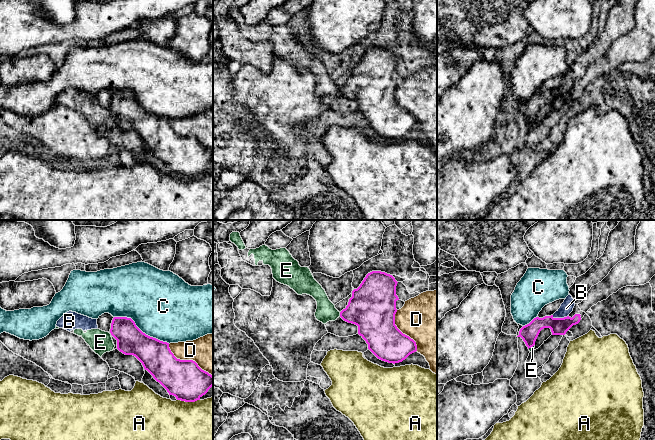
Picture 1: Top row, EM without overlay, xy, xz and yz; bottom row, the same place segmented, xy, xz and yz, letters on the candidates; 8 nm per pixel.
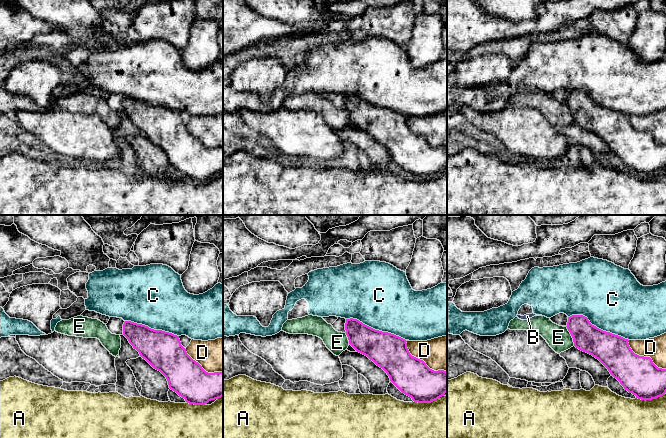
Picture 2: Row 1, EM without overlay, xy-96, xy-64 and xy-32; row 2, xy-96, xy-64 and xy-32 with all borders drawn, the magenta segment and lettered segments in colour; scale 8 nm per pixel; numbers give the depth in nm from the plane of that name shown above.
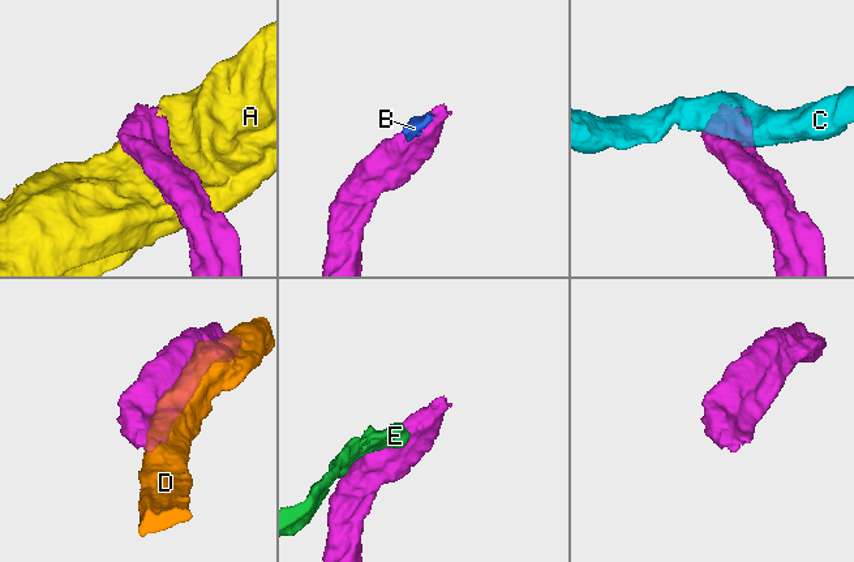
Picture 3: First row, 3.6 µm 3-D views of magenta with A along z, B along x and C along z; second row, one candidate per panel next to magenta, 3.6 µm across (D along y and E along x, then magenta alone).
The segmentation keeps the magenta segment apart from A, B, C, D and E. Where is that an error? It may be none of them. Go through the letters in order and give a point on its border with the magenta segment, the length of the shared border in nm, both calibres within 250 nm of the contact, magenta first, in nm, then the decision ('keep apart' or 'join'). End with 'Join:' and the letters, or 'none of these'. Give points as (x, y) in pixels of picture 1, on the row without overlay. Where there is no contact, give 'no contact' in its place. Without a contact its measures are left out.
A: xy (188, 177) | 180 nm | 320/500 nm | keep apart
B: yz (560, 94) | 140 nm | 140/100 nm | keep apart
C: xy (140, 106) | 500 nm | 260/500 nm | keep apart
D: xy (188, 136) | 440 nm | 320/300 nm | keep apart
E: xz (340, 90) | 30 nm | 360/160 nm | keep apart
Join: none of these

